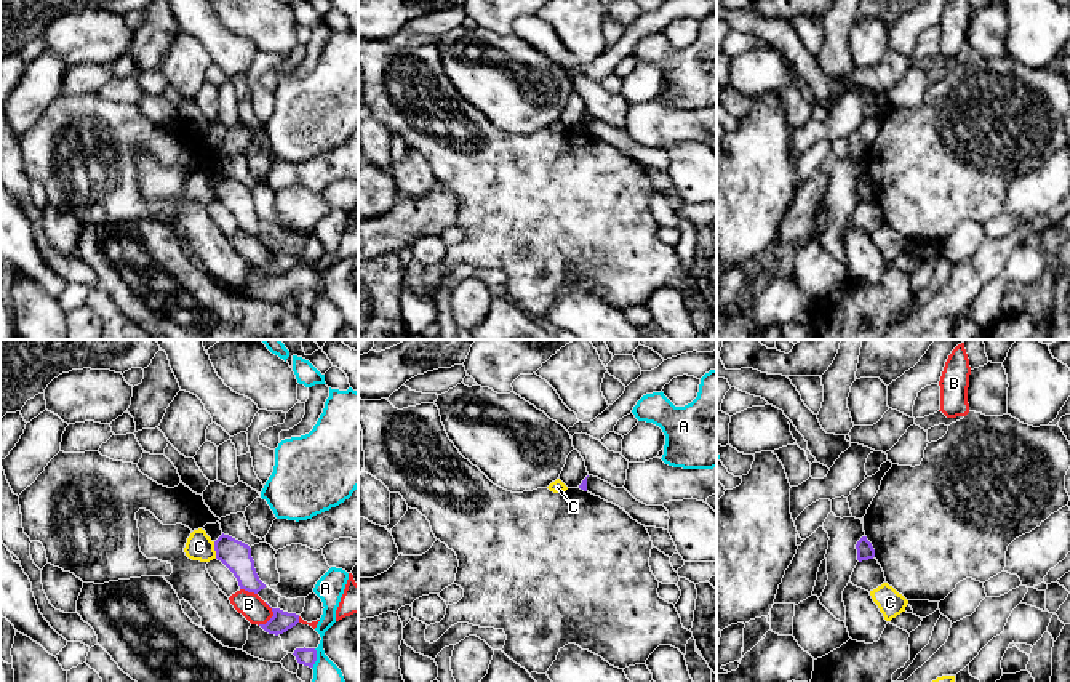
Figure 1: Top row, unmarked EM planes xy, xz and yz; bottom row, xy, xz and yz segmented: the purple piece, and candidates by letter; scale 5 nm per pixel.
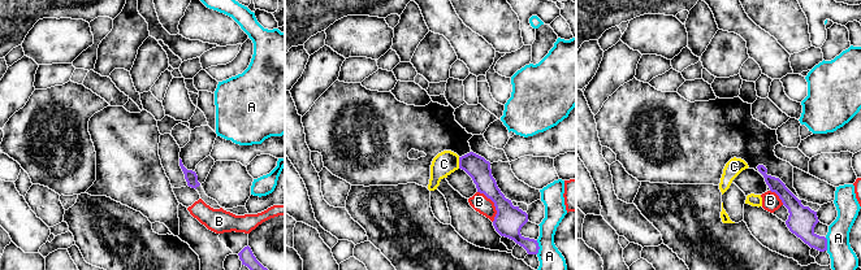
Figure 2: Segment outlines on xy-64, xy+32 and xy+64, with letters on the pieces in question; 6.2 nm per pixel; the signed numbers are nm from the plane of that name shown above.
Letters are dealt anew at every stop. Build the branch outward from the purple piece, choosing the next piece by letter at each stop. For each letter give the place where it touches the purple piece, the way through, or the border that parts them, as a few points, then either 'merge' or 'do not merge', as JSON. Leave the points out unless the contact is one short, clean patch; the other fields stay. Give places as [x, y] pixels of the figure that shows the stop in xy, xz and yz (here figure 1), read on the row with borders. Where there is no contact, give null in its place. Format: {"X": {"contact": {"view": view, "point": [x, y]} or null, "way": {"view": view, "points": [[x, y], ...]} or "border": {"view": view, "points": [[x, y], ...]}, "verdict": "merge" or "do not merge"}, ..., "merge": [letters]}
{"A": {"contact": {"view": "xy", "point": [315, 658]}, "border": {"view": "xy", "points": [[315, 649], [312, 668]]}, "verdict": "do not merge"}, "B": {"contact": {"view": "xy", "point": [272, 617]}, "border": {"view": "xy", "points": [[266, 602], [272, 615], [258, 625]]}, "verdict": "do not merge"}, "C": {"contact": {"view": "xy", "point": [215, 549]}, "border": {"view": "xy", "points": [[213, 541], [216, 557]]}, "verdict": "do not merge"}, "merge": []}

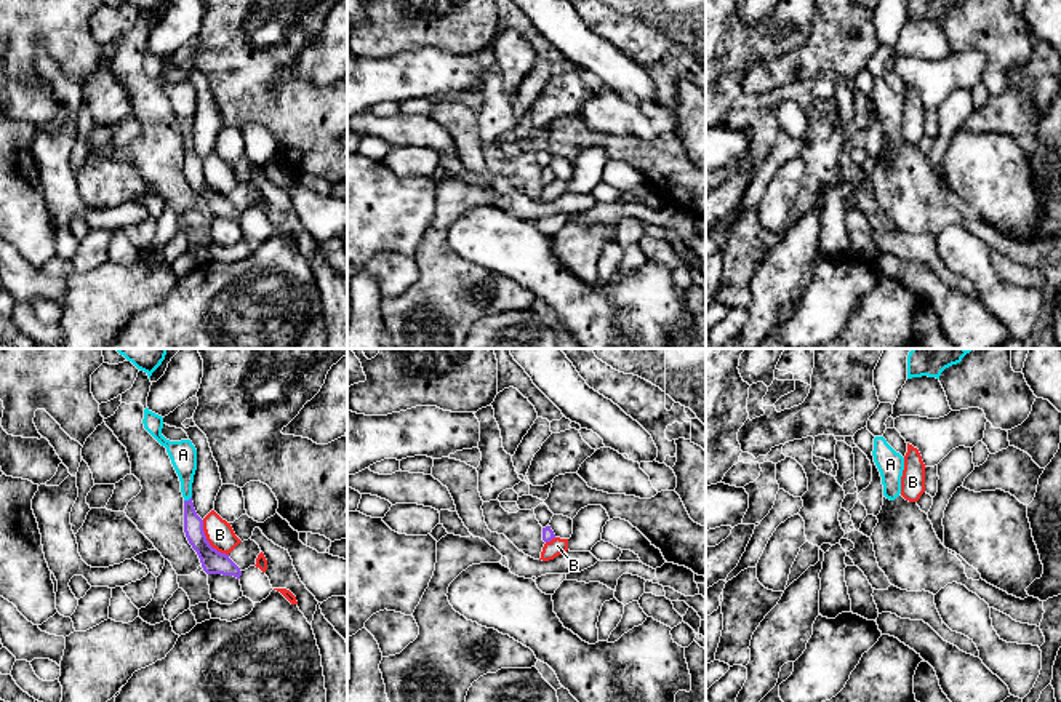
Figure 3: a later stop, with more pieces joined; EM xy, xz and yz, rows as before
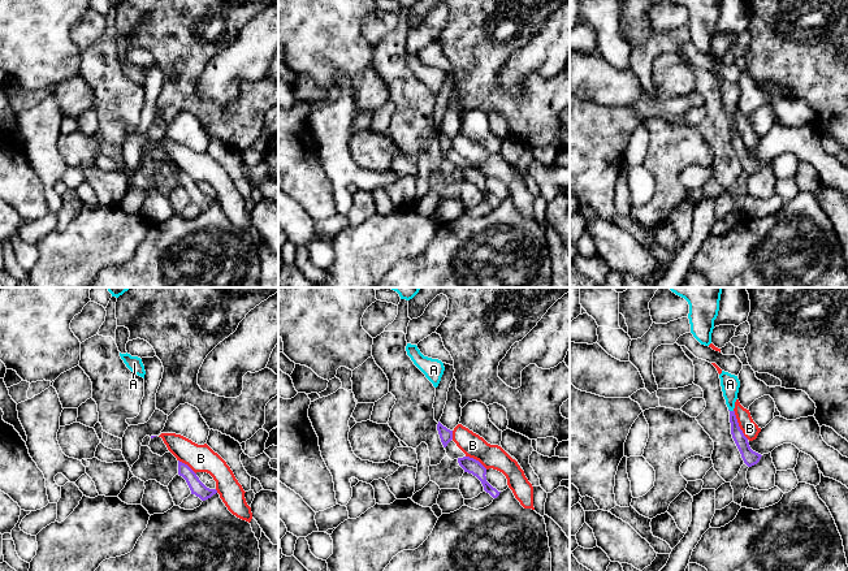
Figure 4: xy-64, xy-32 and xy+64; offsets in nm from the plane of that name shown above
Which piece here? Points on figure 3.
{"A": {"contact": {"view": "xy", "point": [189, 499]}, "way": {"view": "xy", "points": [[194, 531], [189, 499], [183, 454]]}, "verdict": "merge"}, "B": {"contact": {"view": "xy", "point": [207, 541]}, "verdict": "do not merge"}, "merge": ["A"]}

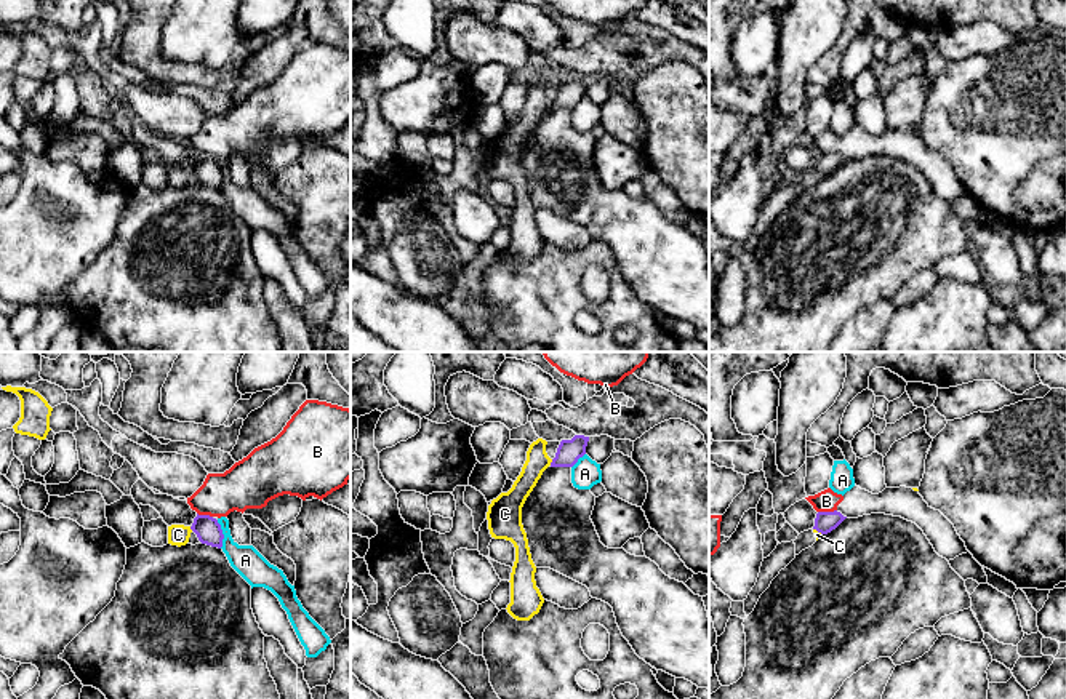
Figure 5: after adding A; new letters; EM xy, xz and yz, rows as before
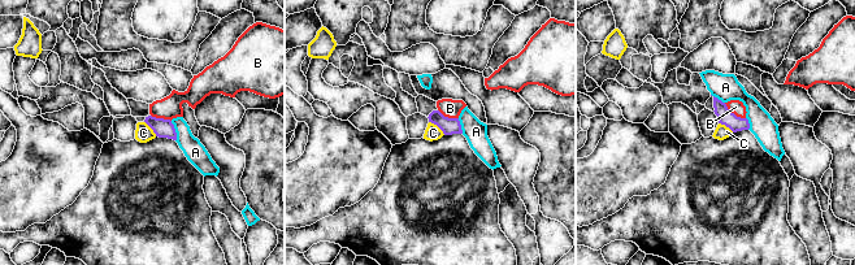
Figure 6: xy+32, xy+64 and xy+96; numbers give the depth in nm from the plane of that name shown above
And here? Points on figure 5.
{"A": {"contact": {"view": "xy", "point": [223, 535]}, "verdict": "do not merge"}, "B": {"contact": {"view": "yz", "point": [826, 512]}, "border": {"view": "yz", "points": [[836, 509], [818, 512]]}, "verdict": "do not merge"}, "C": {"contact": {"view": "xz", "point": [551, 463]}, "verdict": "do not merge"}, "merge": []}

